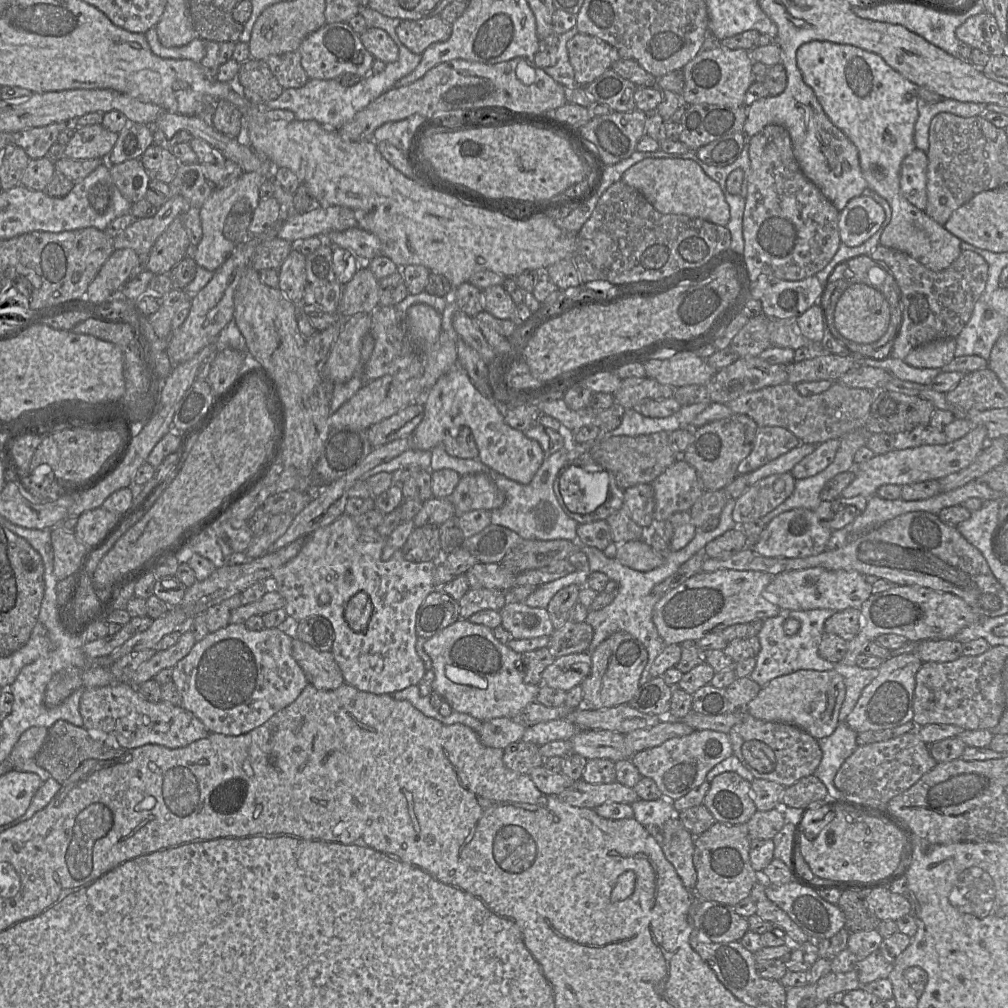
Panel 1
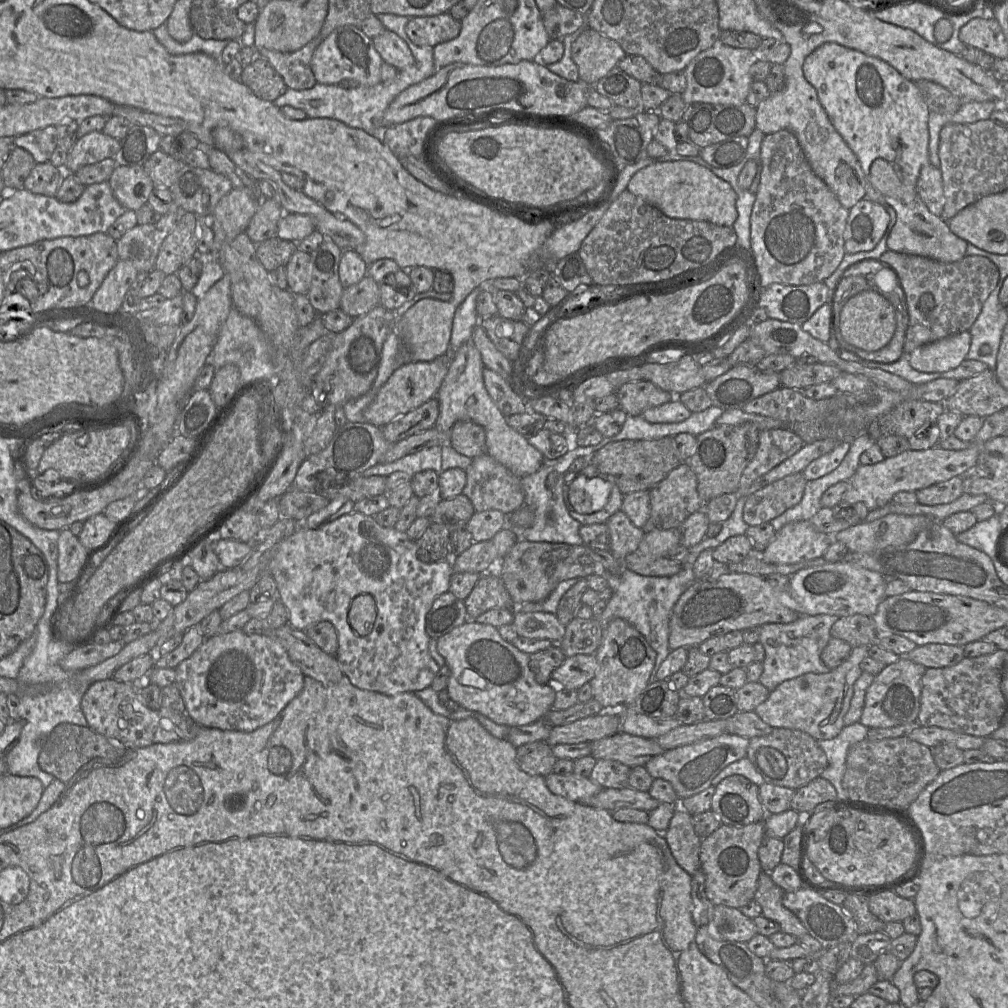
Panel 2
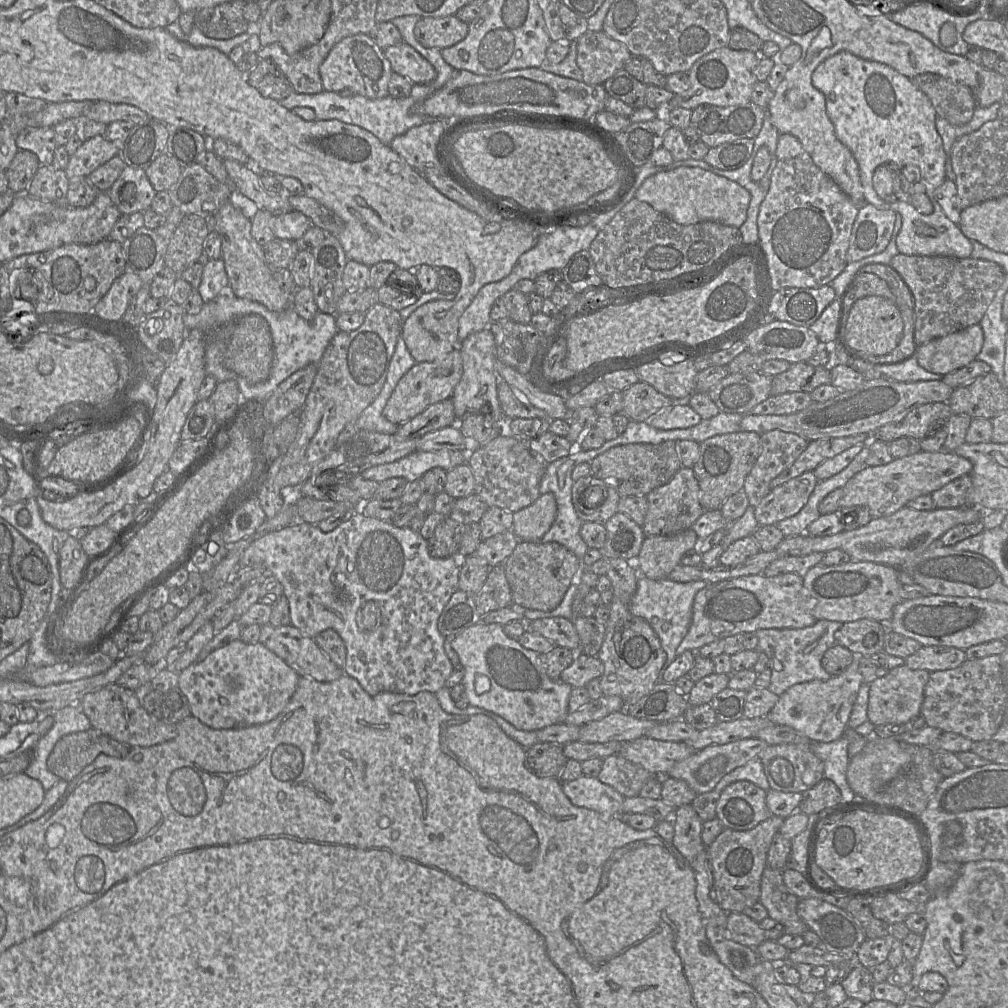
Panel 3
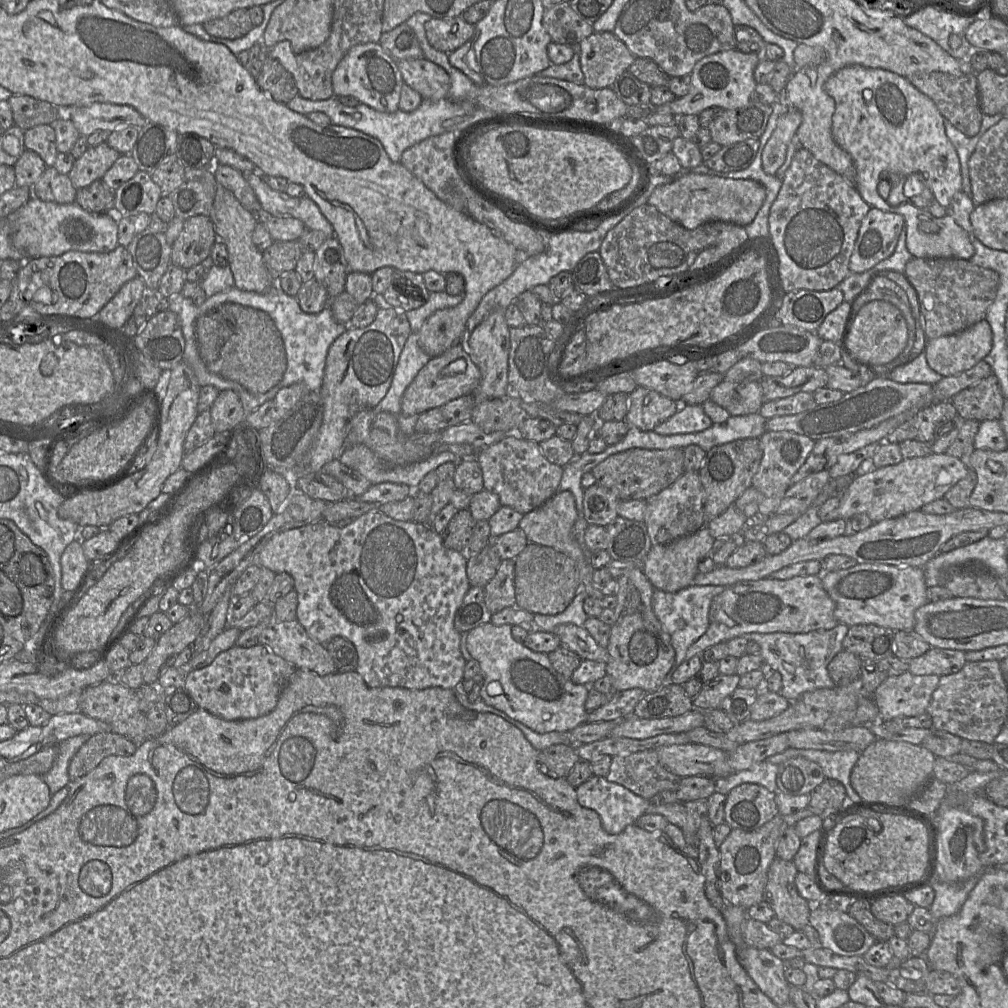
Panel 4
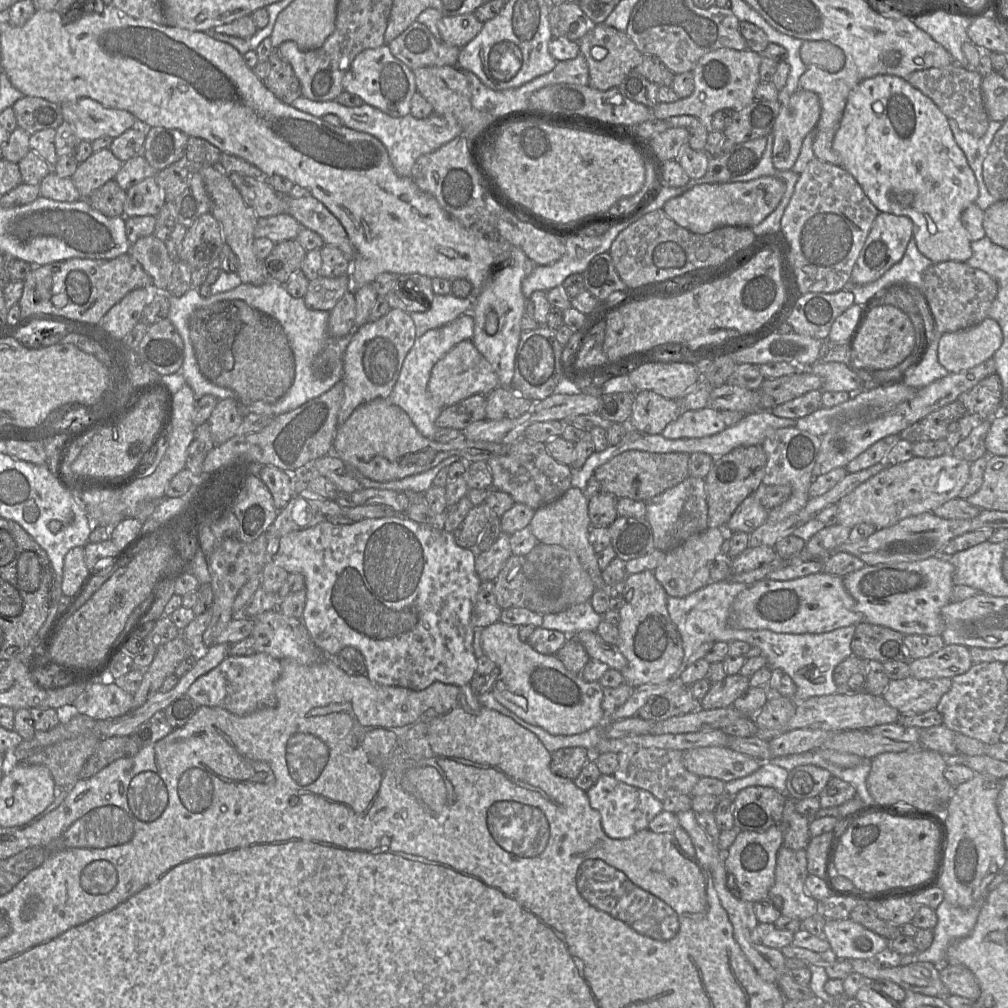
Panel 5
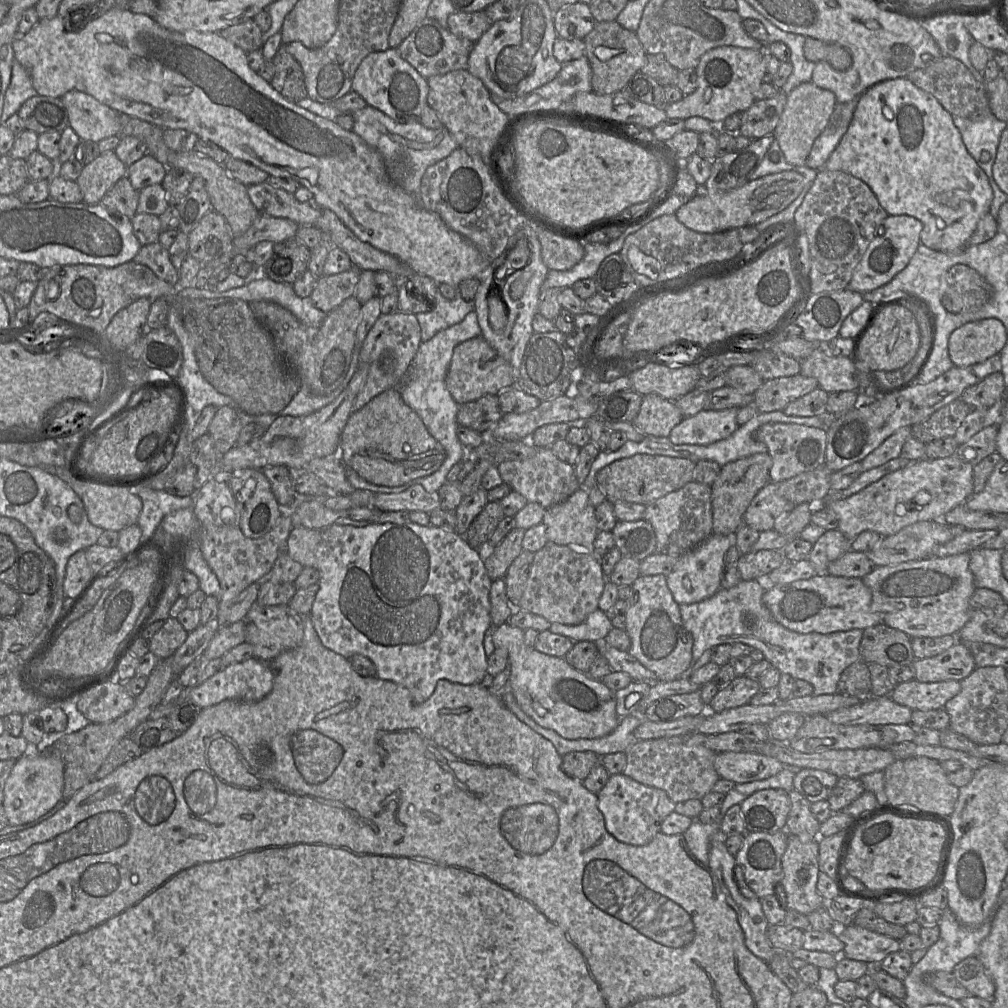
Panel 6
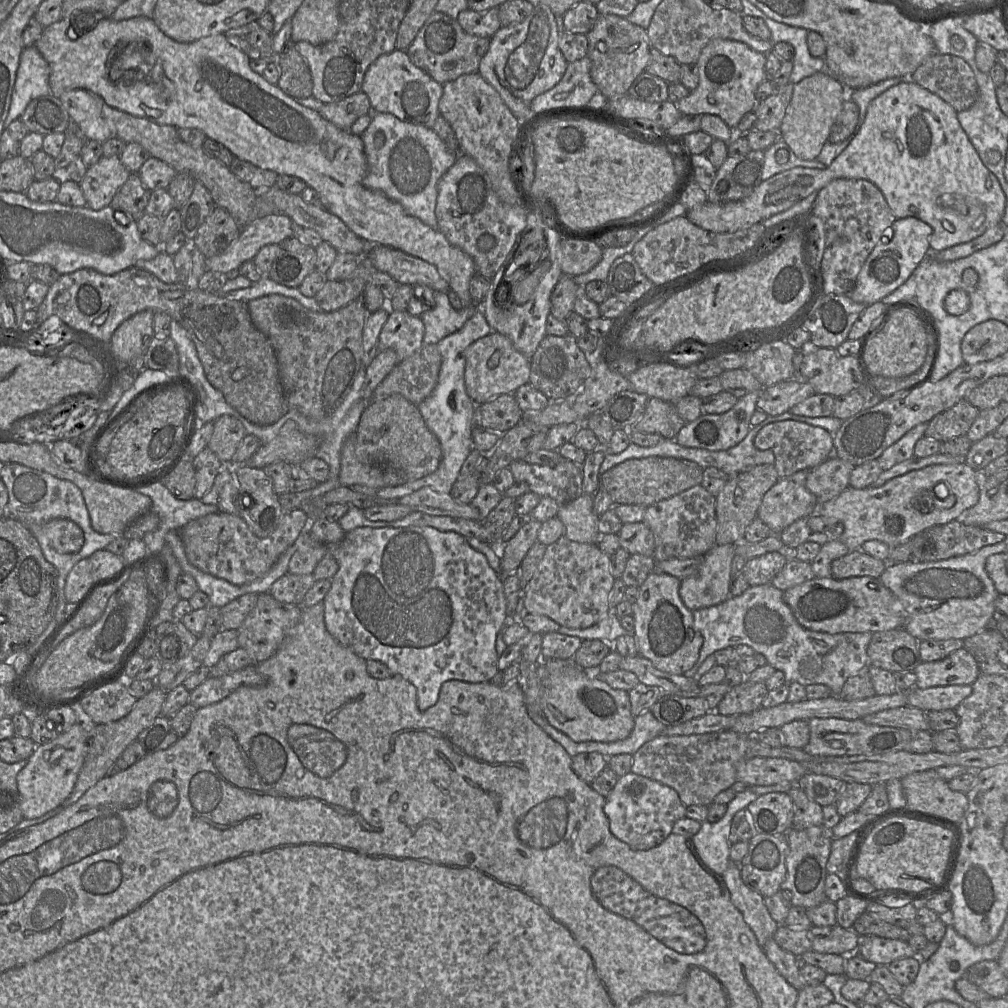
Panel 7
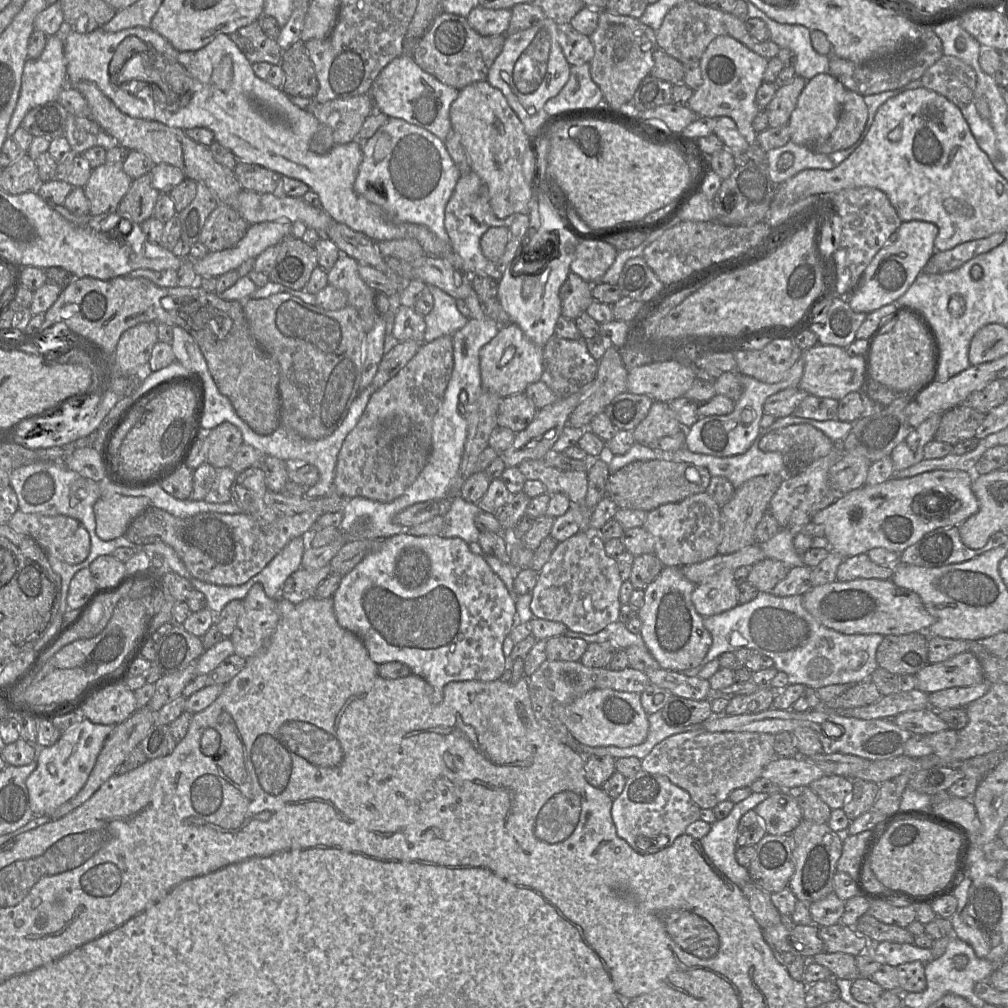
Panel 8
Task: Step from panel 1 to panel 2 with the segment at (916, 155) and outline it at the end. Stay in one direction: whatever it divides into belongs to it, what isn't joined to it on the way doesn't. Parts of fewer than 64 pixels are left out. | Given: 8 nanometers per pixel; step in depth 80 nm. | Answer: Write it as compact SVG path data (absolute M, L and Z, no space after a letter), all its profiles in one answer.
M931 163L924 166L917 181L917 194L934 215L941 216L945 196L941 170Z

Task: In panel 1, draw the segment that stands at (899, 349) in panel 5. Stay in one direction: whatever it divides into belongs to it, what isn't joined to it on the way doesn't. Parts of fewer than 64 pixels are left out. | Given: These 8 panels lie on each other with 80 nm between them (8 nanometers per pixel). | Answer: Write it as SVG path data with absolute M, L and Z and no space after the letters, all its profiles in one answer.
M862 283L850 285L839 298L834 312L834 324L846 339L859 344L870 344L879 340L887 331L890 322L890 307L884 295Z

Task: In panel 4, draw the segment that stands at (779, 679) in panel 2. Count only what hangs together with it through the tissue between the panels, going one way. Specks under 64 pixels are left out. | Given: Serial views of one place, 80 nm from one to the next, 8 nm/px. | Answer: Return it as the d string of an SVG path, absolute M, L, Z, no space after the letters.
M839 623L829 630L808 633L748 633L743 636L759 644L763 661L782 676L782 689L779 694L792 701L806 692L836 686L827 667L833 657L844 649L843 639L848 629L848 625Z

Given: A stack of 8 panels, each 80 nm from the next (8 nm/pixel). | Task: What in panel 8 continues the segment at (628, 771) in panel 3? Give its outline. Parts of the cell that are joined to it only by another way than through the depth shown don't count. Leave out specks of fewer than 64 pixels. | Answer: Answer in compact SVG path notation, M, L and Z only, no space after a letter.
M697 729L669 736L655 745L641 760L642 771L666 776L673 784L686 790L701 809L713 809L728 800L729 794L739 788L749 787L762 777L764 768L779 757L774 749L775 736L761 732L707 732Z

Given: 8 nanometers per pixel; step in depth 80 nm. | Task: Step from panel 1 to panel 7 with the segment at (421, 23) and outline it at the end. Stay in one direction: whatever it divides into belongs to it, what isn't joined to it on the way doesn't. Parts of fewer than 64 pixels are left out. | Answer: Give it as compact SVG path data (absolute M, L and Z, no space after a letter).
M498 7L486 11L461 11L456 17L457 22L468 34L481 38L491 38L501 27Z

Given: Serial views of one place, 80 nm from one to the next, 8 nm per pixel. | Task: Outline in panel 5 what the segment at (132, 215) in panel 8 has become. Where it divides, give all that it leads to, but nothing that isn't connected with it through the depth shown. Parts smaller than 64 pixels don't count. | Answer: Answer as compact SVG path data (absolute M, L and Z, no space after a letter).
M114 180L94 190L86 199L92 208L109 217L123 216L127 193Z

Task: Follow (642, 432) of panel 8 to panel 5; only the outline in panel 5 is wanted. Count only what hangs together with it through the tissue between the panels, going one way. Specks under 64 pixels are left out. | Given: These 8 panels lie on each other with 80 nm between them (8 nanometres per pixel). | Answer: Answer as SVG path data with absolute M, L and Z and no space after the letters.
M649 390L636 391L628 427L644 434L661 435L665 427L676 420L681 412L677 400L666 399Z

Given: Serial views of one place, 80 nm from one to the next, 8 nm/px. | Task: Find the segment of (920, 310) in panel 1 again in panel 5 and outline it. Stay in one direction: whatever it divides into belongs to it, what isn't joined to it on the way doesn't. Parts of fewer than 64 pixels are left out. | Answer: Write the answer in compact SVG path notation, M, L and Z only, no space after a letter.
M943 261L932 264L922 276L925 296L940 333L951 333L975 326L987 318L997 294L997 281L986 272L965 262Z

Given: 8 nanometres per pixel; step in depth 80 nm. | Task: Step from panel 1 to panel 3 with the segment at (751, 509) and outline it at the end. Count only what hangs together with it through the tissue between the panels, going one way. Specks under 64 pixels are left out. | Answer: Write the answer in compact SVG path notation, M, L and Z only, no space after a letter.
M808 471L772 488L754 508L759 526L776 525L796 515L806 505L818 482L813 471Z

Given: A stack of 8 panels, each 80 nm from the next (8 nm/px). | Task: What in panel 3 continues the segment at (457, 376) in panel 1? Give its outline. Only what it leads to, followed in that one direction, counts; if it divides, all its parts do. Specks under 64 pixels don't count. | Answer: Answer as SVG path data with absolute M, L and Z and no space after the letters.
M489 327L472 333L460 343L459 349L462 357L463 373L450 397L456 419L463 419L467 414L479 413L491 415L496 421L505 421L497 393L499 378L496 373L497 351L493 333Z

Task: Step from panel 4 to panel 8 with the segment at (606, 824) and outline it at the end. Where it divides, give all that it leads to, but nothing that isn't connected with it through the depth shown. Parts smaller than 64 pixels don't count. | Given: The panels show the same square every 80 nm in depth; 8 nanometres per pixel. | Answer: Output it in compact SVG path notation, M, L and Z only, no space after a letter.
M640 771L627 778L622 793L613 800L611 816L617 835L639 853L652 854L673 844L675 839L685 834L686 828L699 820L701 808L691 799L690 794L673 784L666 776Z

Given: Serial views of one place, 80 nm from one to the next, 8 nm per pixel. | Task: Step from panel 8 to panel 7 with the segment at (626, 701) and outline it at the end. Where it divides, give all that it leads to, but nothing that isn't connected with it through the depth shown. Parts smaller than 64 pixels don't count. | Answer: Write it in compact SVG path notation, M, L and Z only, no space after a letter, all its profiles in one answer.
M590 671L542 680L542 705L549 724L575 742L615 742L627 738L634 728L629 693L610 687Z

